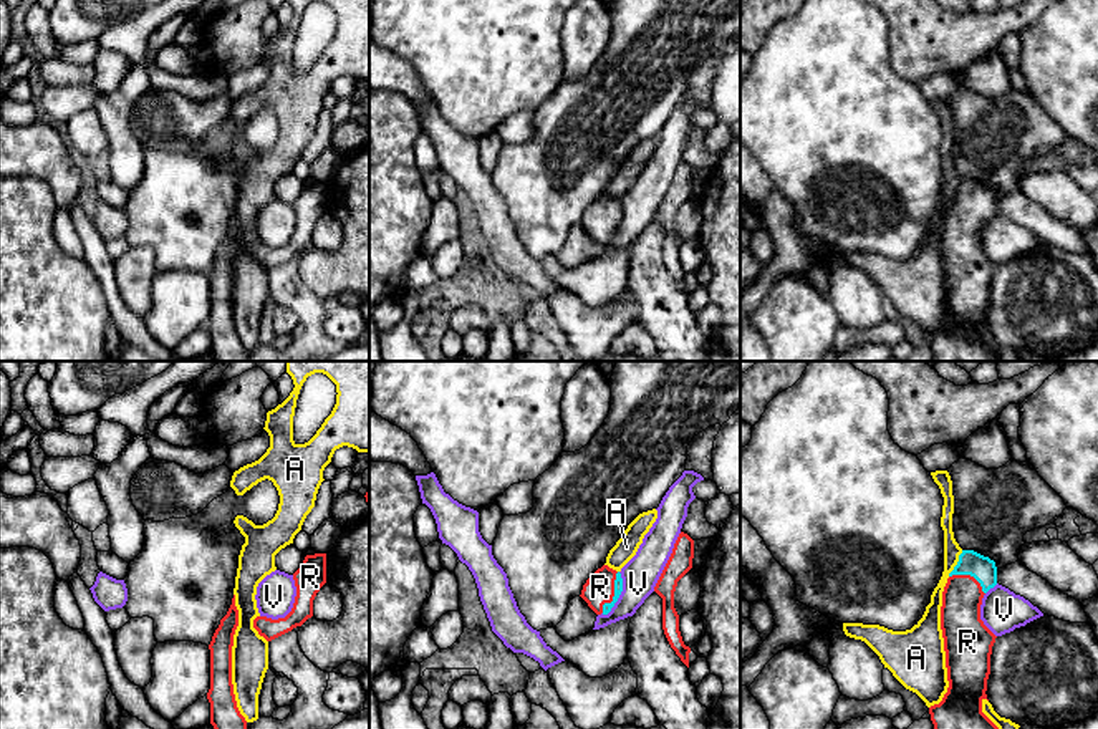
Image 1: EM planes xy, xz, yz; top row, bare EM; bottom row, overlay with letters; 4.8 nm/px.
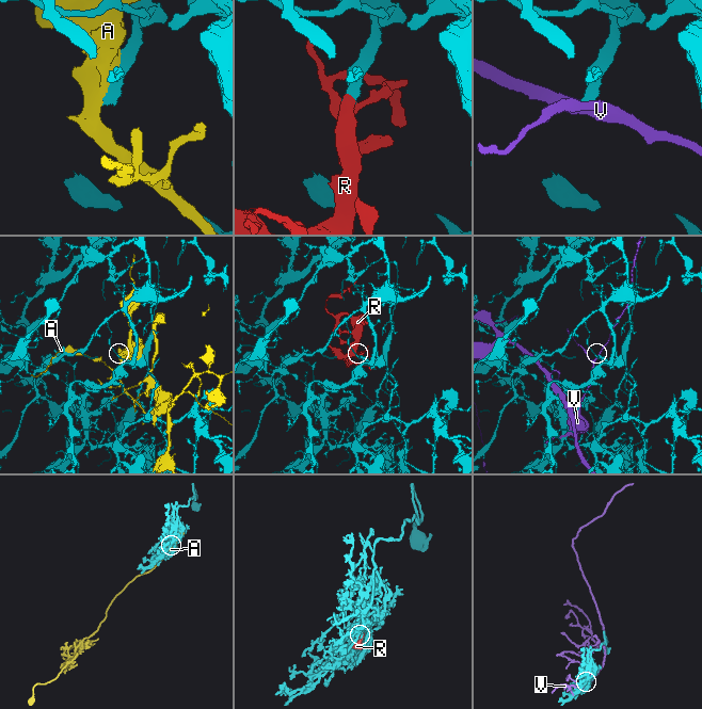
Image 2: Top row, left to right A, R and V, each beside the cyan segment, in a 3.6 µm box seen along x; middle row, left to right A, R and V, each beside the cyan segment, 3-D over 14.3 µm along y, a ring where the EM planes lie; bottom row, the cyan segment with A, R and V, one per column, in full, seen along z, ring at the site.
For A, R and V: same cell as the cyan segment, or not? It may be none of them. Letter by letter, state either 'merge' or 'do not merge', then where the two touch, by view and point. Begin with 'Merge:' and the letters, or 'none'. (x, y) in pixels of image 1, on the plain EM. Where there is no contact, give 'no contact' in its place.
Merge: R
A: do not merge | yz (958, 193)
R: merge | xz (615, 222)
V: do not merge | xz (620, 222)

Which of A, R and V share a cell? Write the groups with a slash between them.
A / R / V

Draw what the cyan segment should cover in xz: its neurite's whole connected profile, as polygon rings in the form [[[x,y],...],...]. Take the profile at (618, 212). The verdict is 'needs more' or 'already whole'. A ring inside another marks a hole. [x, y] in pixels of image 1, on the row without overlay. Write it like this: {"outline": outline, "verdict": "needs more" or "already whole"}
{"outline": [[[603,194],[583,214],[581,227],[596,244],[608,244],[623,220],[621,202]]], "verdict": "needs more"}

